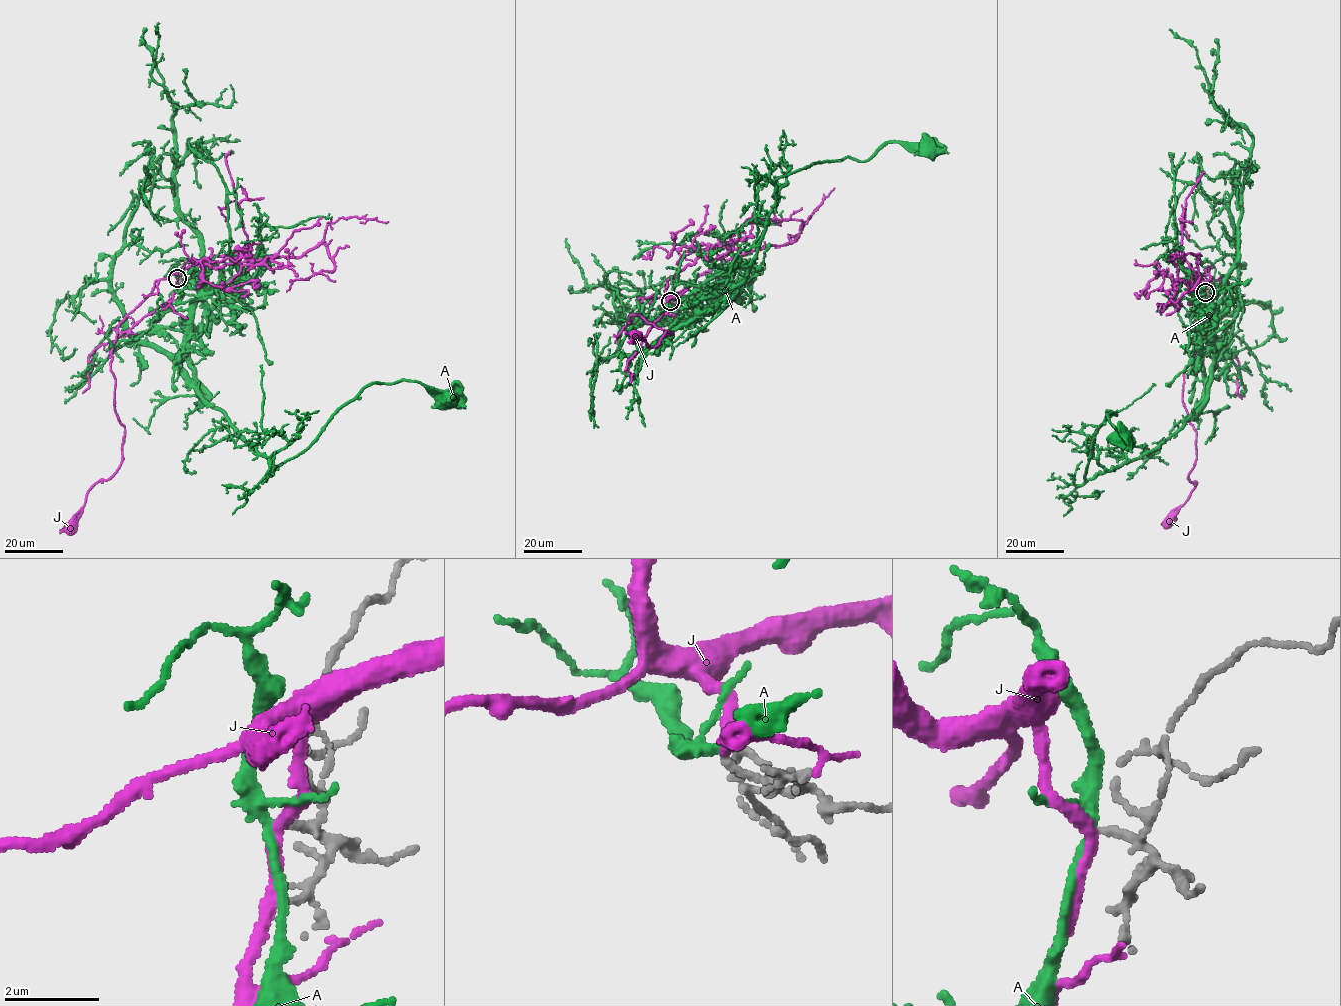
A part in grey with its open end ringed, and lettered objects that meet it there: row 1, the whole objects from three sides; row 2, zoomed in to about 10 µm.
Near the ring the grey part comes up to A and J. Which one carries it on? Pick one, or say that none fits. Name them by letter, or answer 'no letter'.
J

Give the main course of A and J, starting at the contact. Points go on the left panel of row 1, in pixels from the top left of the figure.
A: (177, 277), (195, 296), (180, 371), (270, 469), (304, 451), (372, 383), (420, 382), (451, 397)
J: (177, 278), (155, 281), (119, 326), (110, 368), (122, 459), (91, 487), (73, 525)

